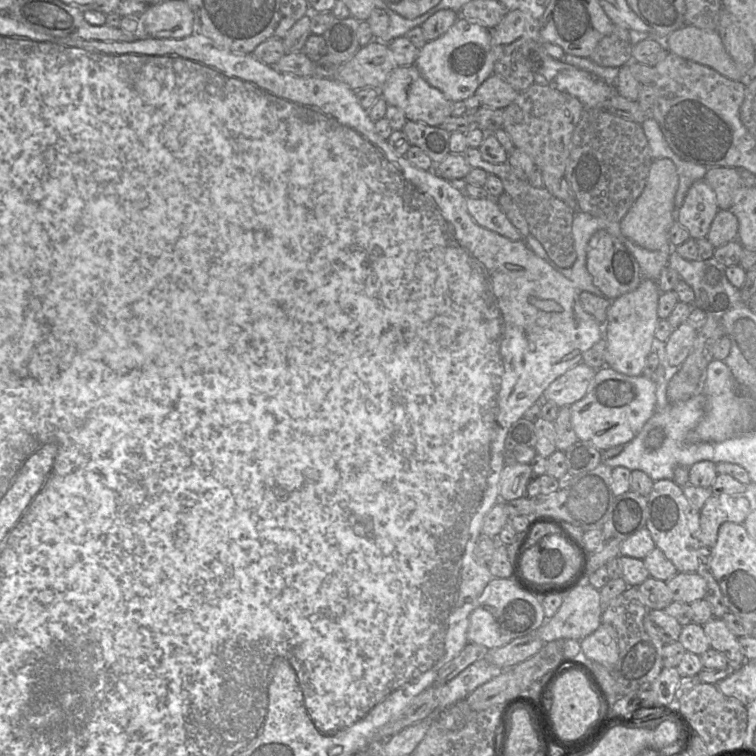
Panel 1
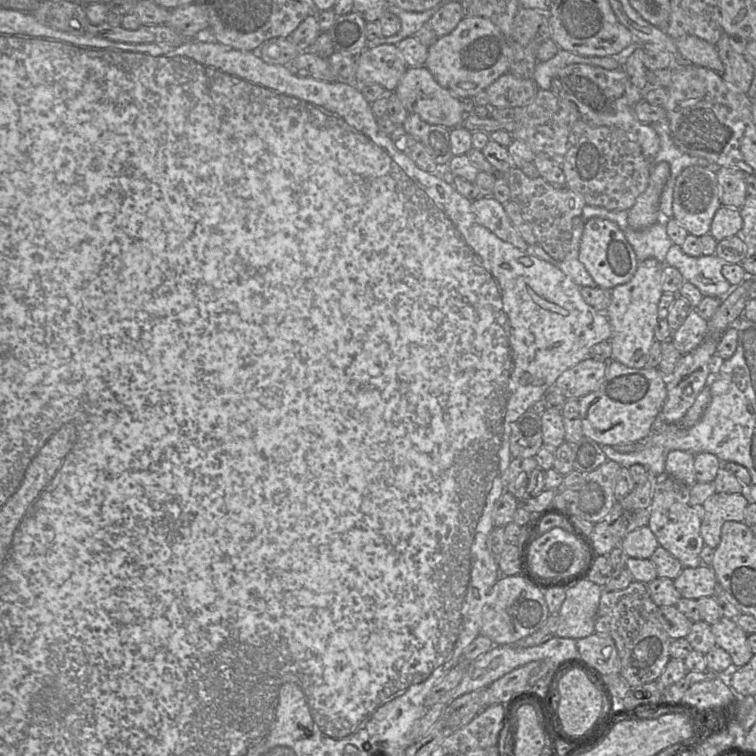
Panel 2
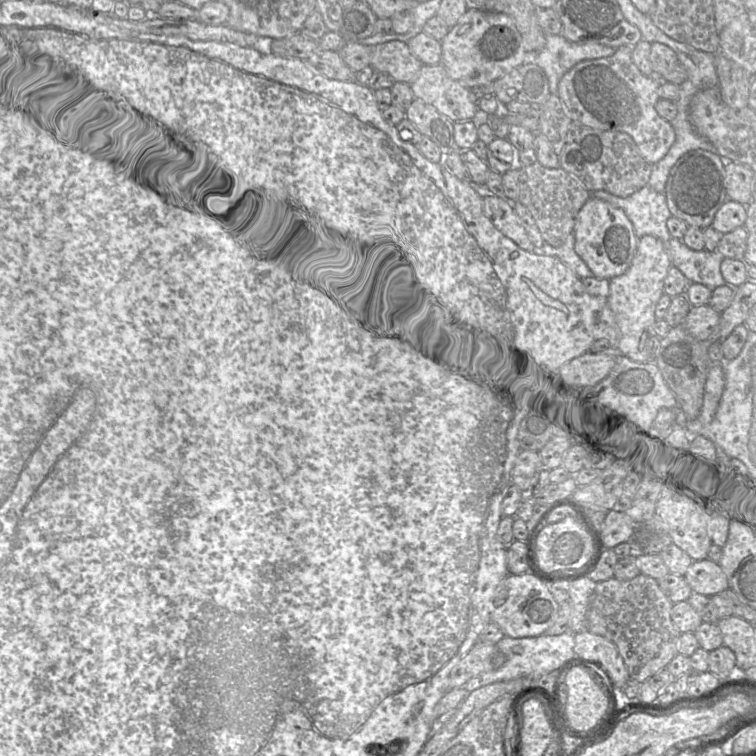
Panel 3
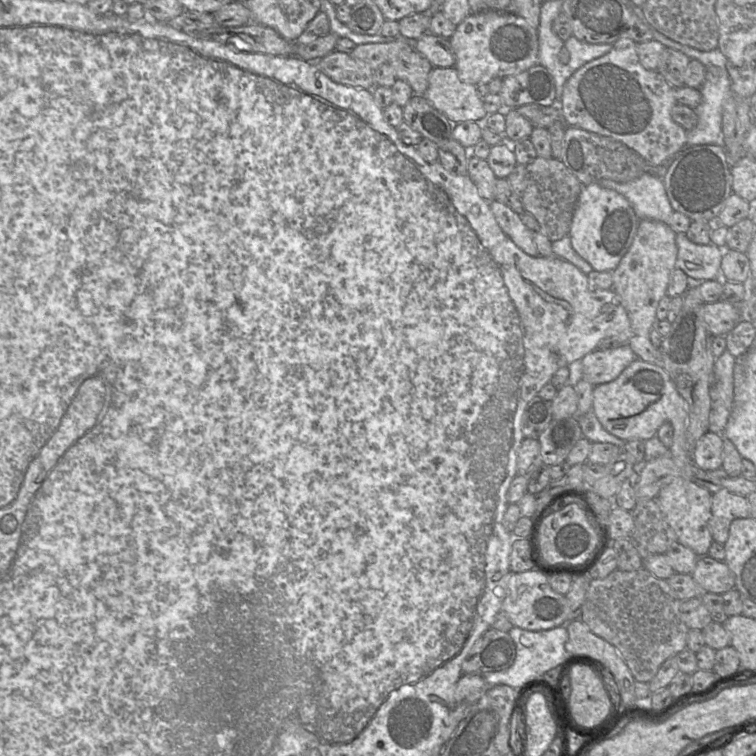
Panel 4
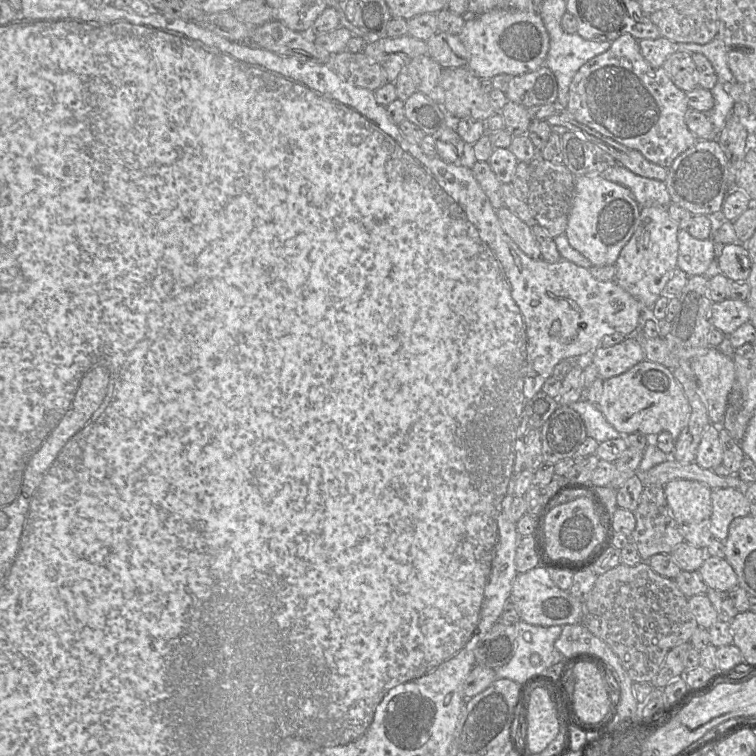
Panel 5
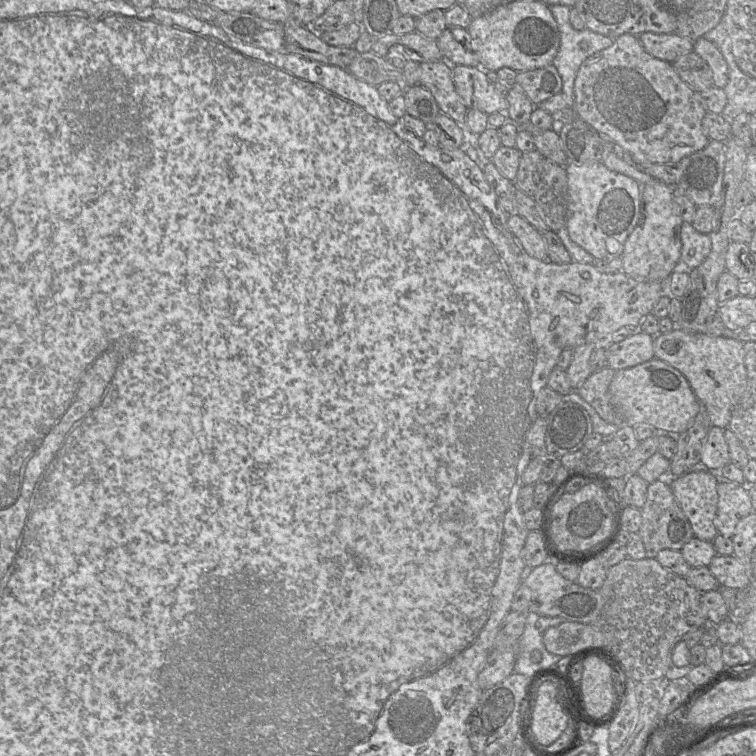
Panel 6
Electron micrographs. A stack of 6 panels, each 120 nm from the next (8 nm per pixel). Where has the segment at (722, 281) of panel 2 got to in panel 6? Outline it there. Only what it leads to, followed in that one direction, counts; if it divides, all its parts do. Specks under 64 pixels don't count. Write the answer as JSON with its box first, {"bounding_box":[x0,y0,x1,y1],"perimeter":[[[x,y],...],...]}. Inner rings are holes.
{"bounding_box":[681,223,711,269],"perimeter":[[[691,223],[681,226],[681,257],[689,269],[698,267],[711,251],[711,239],[708,234],[698,232]]]}

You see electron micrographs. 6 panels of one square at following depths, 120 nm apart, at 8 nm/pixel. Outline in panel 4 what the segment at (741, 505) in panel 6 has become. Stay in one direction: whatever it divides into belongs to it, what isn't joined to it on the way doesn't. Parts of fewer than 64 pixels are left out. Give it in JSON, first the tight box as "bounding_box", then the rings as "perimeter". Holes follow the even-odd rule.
{"bounding_box":[709,489,750,544],"perimeter":[[[721,489],[712,494],[709,528],[715,542],[725,544],[730,524],[737,518],[750,517],[747,497]]]}

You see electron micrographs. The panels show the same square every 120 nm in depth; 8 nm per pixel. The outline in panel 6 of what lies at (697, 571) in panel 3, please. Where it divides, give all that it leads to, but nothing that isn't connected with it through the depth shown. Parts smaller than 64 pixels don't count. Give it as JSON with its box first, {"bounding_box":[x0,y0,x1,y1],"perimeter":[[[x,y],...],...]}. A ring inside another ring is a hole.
{"bounding_box":[708,555,750,589],"perimeter":[[[716,555],[708,568],[720,587],[743,589],[750,584],[743,565],[734,555]]]}

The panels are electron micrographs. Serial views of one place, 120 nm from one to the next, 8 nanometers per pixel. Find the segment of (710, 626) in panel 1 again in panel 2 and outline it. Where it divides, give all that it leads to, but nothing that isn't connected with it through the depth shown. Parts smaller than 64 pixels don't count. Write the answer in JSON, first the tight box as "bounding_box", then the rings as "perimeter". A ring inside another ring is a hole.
{"bounding_box":[711,617,754,668],"perimeter":[[[721,617],[711,625],[716,646],[724,649],[732,658],[733,668],[741,668],[747,664],[754,655],[748,645],[748,634],[740,628],[736,621]]]}

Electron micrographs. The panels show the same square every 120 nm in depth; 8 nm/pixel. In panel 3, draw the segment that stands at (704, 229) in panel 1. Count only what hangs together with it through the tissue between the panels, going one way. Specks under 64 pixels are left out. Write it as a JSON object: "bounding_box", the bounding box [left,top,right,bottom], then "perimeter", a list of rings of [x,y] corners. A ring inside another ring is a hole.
{"bounding_box":[664,149,729,229],"perimeter":[[[704,149],[689,151],[678,159],[670,171],[664,192],[672,216],[701,229],[712,225],[717,211],[728,200],[726,160],[729,159]]]}

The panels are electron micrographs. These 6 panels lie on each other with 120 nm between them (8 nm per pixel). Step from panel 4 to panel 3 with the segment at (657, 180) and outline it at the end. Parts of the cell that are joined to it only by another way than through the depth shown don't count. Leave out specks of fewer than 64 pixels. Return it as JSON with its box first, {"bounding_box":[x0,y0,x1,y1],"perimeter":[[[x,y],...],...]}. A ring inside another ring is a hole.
{"bounding_box":[593,184,672,243],"perimeter":[[[648,184],[625,198],[604,190],[593,192],[593,196],[622,209],[631,221],[638,239],[651,235],[667,243],[672,237],[667,228],[667,220],[672,214],[666,195],[655,191]]]}

